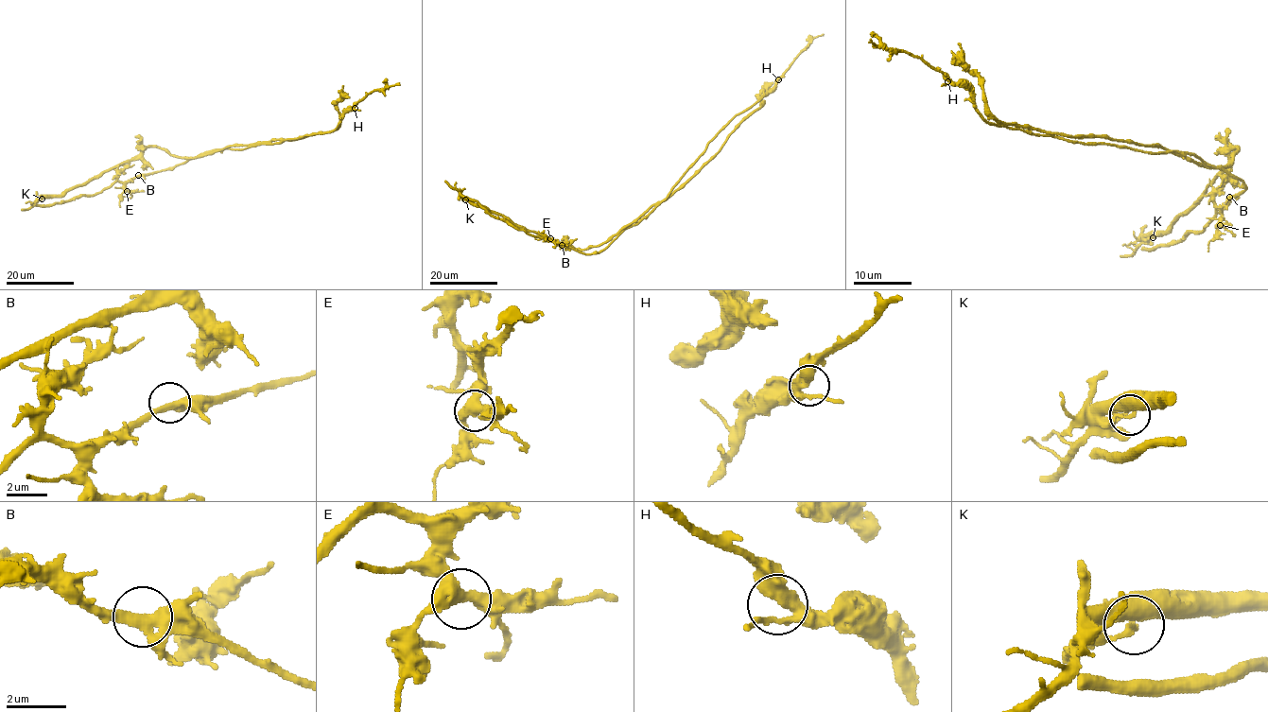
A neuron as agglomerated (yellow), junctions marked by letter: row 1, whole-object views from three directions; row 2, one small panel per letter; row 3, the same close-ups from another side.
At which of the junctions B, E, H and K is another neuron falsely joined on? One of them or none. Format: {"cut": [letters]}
{"cut": ["K"]}

